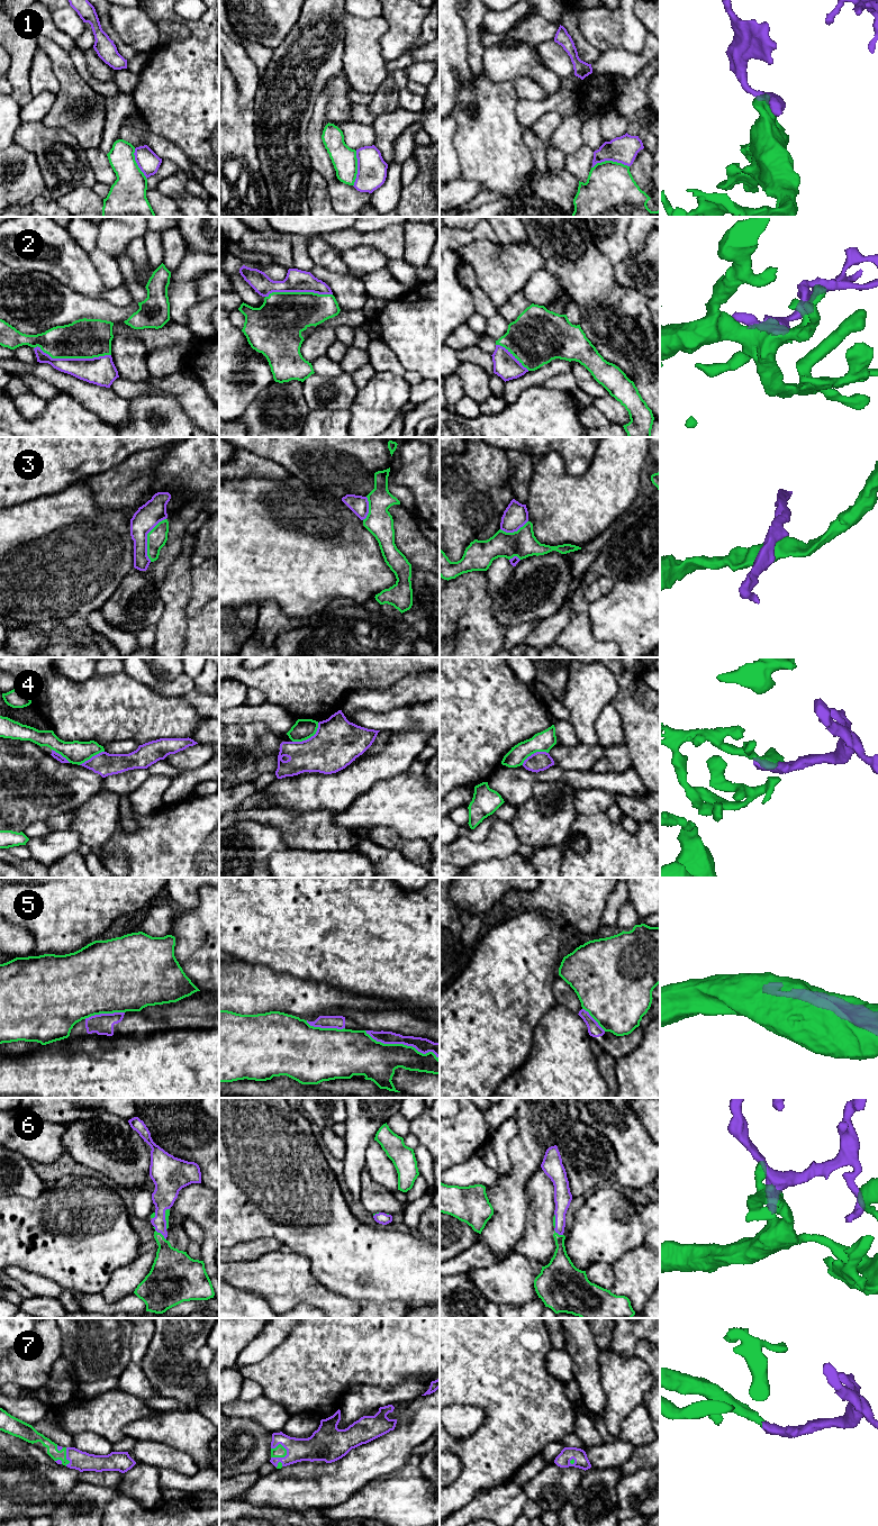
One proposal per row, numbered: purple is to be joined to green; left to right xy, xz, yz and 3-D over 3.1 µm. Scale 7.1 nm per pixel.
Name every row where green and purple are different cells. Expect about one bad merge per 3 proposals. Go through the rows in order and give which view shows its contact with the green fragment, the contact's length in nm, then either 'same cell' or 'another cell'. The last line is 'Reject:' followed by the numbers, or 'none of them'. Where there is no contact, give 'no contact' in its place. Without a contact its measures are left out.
1: contact in yz; length 280 nm; another cell
2: contact in xy; length 550 nm; same cell
3: contact in xy; length 340 nm; another cell
4: contact in xz; length 240 nm; another cell
5: contact in xz; length 600 nm; another cell
6: contact in xy; length 130 nm; same cell
7: contact in xz; length 130 nm; same cell
Reject: 1, 3, 4, 5

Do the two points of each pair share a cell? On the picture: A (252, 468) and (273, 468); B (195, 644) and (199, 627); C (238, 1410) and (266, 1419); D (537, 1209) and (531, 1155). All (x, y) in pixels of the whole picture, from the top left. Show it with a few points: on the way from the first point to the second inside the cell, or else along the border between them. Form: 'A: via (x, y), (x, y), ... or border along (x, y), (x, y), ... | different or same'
A: via (258, 468), (268, 468) | same
B: via (199, 639), (199, 632) | same
C: via (245, 1410), (258, 1410), (260, 1413) | same
D: border along (540, 1165), (526, 1183), (526, 1200) | different

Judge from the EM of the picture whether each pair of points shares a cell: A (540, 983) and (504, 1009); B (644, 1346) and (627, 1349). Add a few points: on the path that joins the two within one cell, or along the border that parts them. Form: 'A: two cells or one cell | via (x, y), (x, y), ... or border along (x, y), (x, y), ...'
A: one cell | via (531, 983), (513, 1000)
B: two cells | border along (646, 1338), (641, 1338), (637, 1342), (633, 1354)

